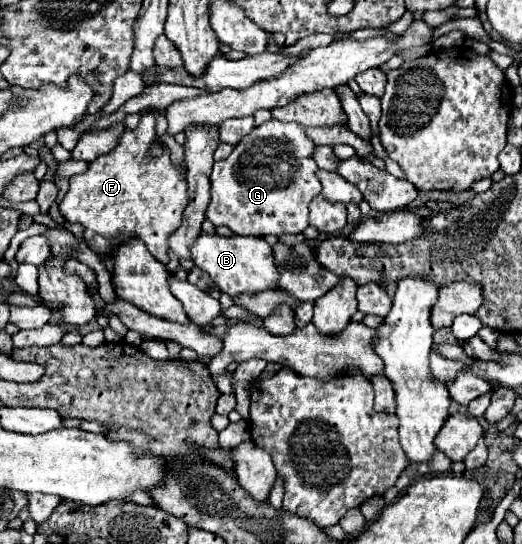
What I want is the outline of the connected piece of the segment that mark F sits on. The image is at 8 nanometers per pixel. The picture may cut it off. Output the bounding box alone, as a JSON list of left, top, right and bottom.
[59,112,189,264]

